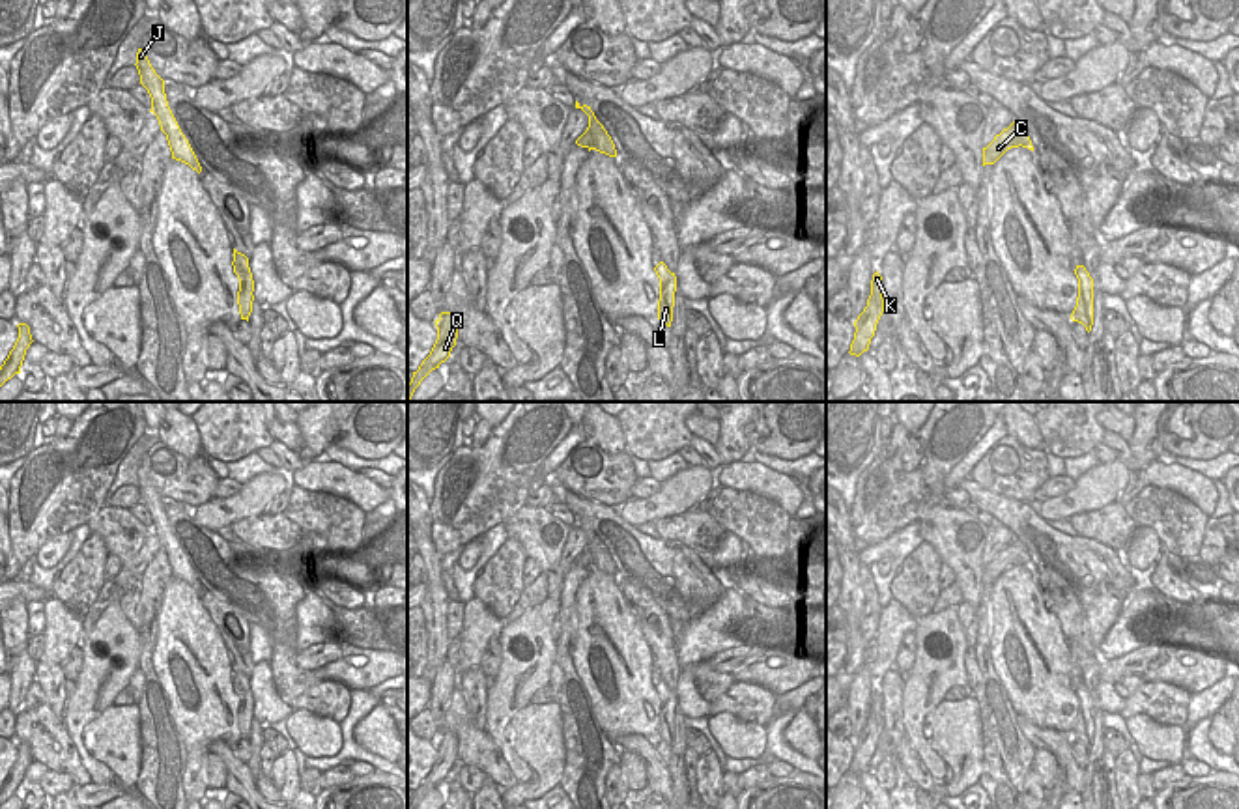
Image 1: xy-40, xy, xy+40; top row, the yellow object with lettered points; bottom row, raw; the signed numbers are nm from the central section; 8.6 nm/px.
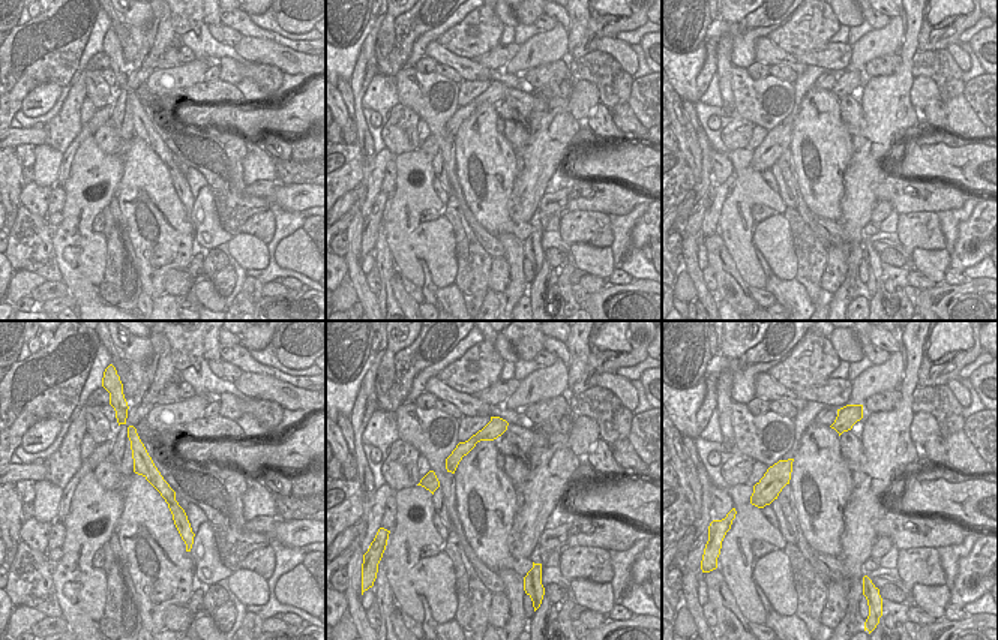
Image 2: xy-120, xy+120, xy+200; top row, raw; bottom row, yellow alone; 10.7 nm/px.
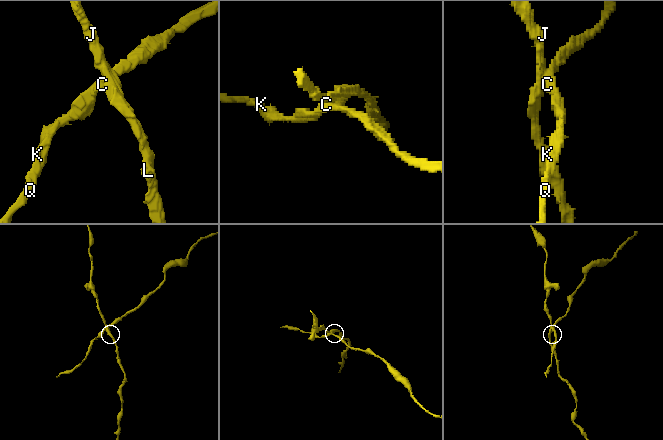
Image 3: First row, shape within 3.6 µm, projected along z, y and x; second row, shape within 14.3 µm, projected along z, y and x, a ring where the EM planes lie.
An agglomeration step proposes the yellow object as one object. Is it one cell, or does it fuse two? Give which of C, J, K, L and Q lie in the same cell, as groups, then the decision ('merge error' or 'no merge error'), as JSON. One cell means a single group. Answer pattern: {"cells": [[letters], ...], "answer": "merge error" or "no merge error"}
{"cells": [["C", "K", "Q"], ["J", "L"]], "answer": "merge error"}

